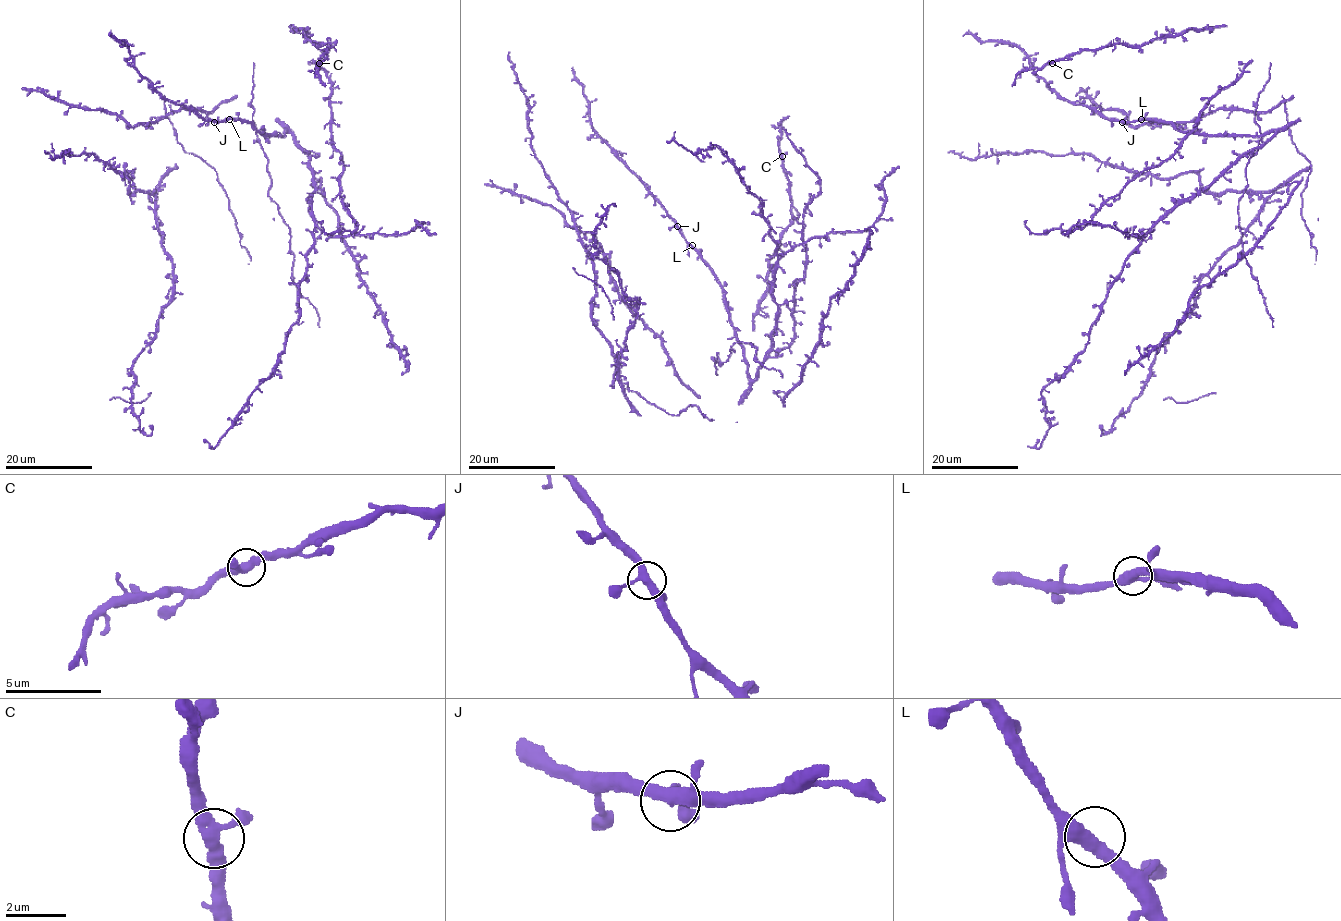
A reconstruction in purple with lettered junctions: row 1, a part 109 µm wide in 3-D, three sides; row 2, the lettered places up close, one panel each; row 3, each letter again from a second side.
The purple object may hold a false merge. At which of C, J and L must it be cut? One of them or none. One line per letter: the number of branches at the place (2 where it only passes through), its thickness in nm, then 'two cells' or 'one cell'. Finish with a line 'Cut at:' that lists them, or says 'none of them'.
C: 3 | 360 nm | one cell
J: 3 | 360 nm | one cell
L: 3 | 360 nm | one cell
Cut at: none of them

